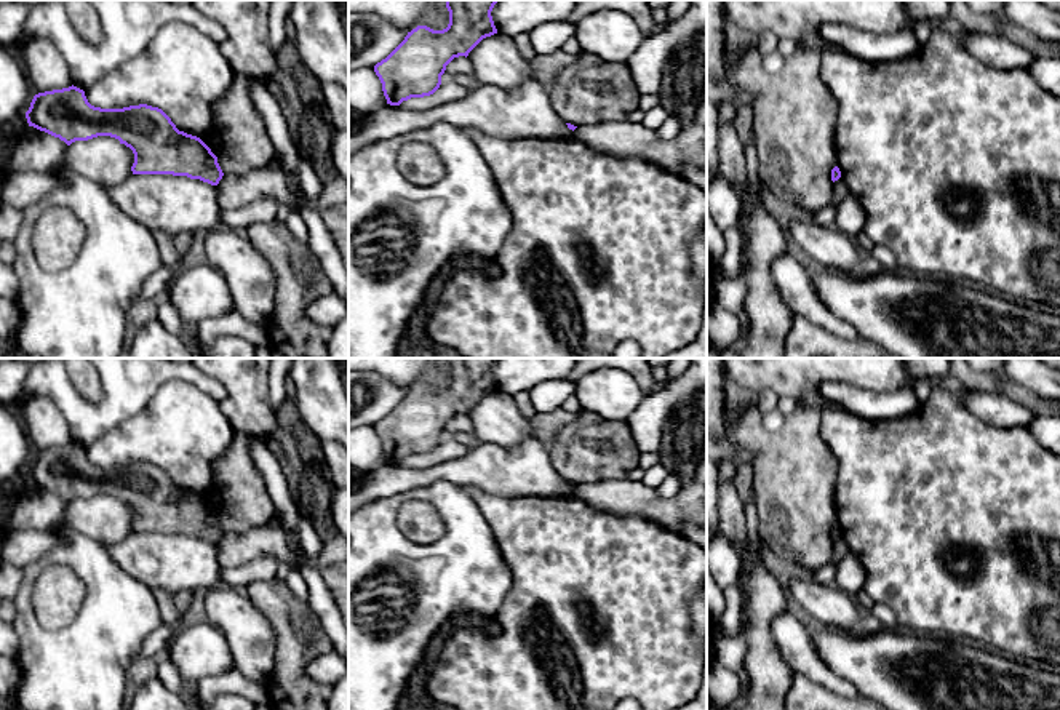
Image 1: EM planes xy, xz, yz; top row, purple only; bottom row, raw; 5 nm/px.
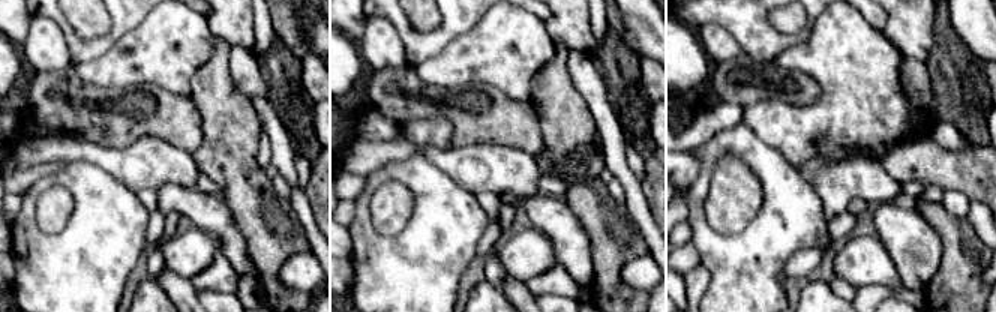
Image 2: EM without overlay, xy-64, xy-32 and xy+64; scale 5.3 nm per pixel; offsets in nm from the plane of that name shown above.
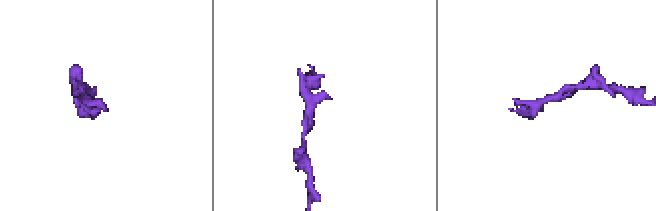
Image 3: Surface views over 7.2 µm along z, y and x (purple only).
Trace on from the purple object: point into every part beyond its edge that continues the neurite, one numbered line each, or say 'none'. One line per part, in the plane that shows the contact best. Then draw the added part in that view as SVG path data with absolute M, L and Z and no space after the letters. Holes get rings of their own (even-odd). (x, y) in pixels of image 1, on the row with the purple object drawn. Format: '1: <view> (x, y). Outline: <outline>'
none

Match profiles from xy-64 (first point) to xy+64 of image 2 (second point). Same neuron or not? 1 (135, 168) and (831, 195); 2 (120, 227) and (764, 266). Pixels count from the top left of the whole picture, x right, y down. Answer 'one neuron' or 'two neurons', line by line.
1: one neuron
2: one neuron

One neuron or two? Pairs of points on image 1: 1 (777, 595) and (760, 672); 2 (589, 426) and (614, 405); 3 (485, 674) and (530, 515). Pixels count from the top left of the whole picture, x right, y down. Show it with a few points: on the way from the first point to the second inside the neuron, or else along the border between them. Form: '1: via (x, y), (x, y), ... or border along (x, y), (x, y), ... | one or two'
1: via (760, 614), (760, 653) | one
2: border along (581, 410), (625, 422) | two
3: via (520, 634), (530, 619), (530, 555) | one

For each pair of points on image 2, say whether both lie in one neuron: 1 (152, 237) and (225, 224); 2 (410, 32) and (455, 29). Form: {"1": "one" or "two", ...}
{"1": "one", "2": "one"}

